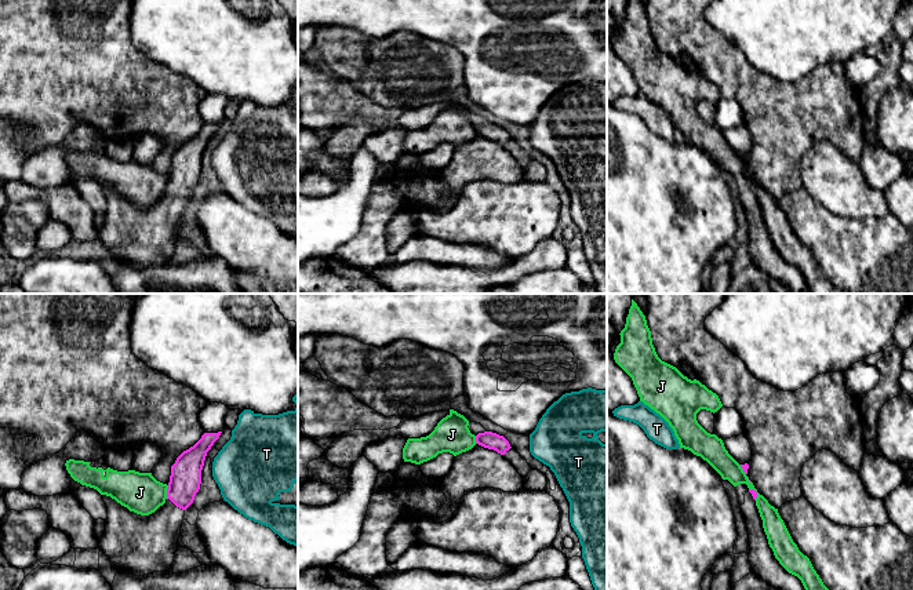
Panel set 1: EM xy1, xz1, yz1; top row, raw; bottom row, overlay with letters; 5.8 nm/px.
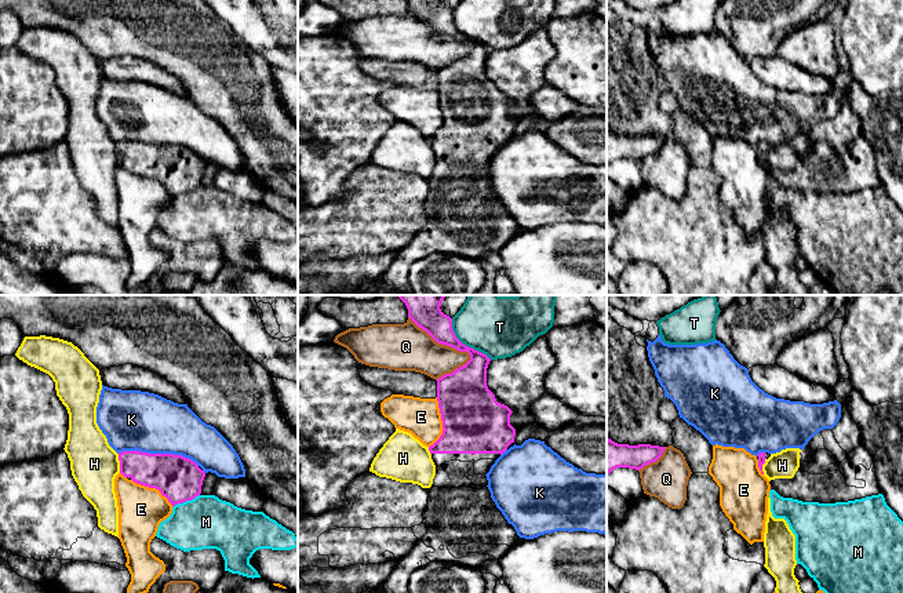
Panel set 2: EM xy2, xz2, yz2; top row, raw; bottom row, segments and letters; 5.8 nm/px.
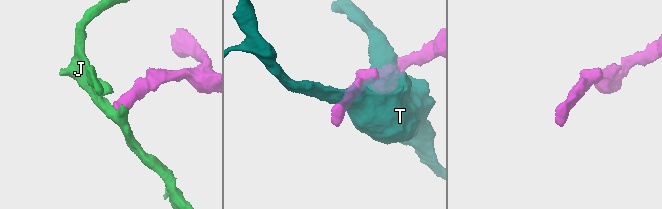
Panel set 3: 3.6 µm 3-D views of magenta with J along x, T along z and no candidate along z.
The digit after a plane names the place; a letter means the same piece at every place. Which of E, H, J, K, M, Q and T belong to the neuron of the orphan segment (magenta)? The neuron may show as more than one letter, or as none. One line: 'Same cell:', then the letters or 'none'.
Same cell: none

